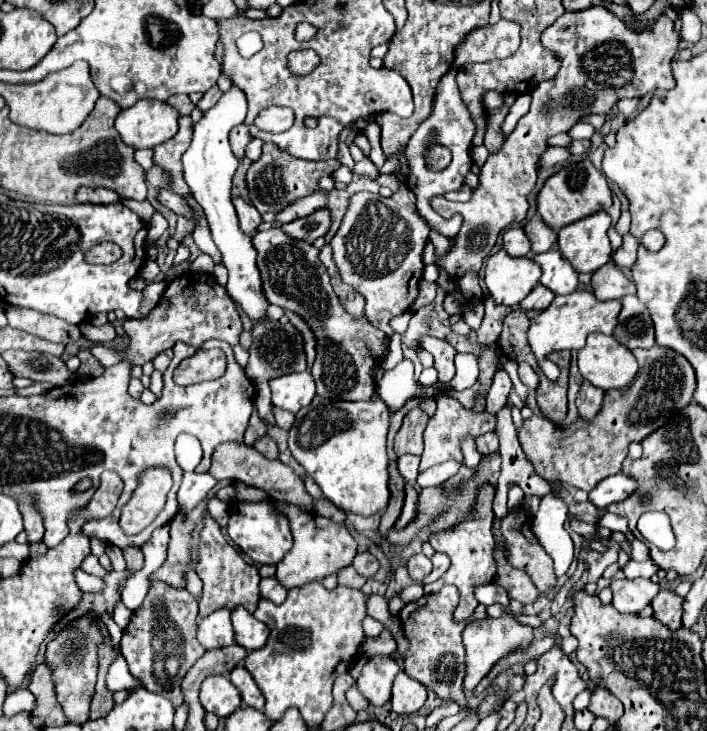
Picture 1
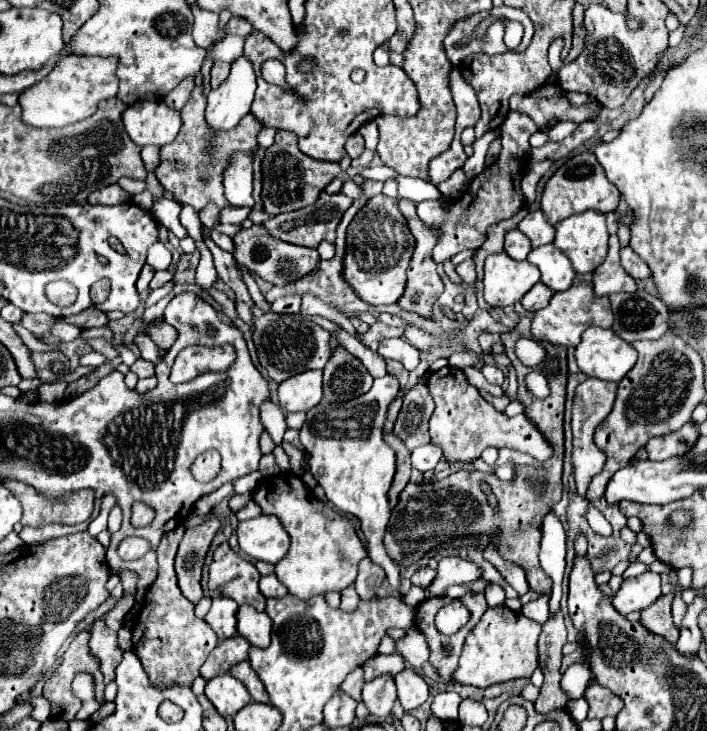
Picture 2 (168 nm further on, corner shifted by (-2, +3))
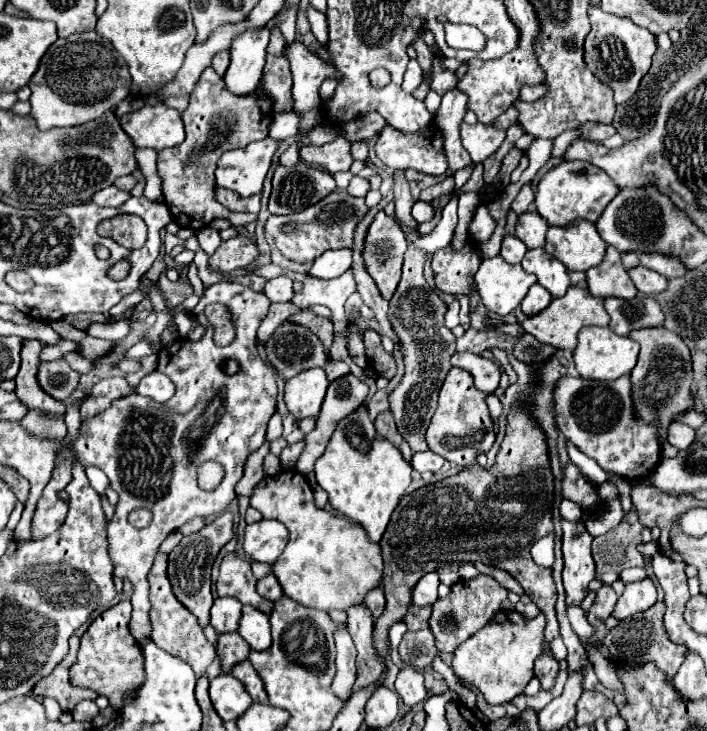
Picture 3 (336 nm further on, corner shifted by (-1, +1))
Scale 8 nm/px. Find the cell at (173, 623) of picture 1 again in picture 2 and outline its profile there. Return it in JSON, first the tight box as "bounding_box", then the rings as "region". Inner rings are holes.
{"bounding_box":[133,524,217,688],"region":[[[179,524],[175,530],[167,532],[161,538],[161,544],[157,548],[159,574],[157,574],[157,580],[147,590],[147,596],[145,596],[147,610],[135,618],[135,624],[139,628],[133,628],[133,650],[137,658],[141,660],[143,670],[147,672],[149,680],[159,688],[191,686],[193,680],[199,676],[201,664],[207,660],[209,652],[217,644],[217,636],[213,634],[209,624],[195,616],[193,612],[195,606],[181,594],[177,586],[173,562],[175,562],[177,546],[183,538],[183,532],[185,532],[185,526]],[[149,608],[153,610],[149,612]]]}

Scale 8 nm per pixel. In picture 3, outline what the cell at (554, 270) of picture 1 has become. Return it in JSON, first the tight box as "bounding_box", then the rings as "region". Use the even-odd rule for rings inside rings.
{"bounding_box":[522,248,570,298],"region":[[[544,248],[528,250],[522,258],[522,268],[534,274],[538,278],[538,284],[542,284],[554,298],[564,296],[570,286],[566,266],[558,262],[554,256],[550,256]]]}

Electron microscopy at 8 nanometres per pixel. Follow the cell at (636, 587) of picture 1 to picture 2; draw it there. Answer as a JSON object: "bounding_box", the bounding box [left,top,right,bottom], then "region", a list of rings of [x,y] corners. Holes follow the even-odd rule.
{"bounding_box":[613,572,661,616],"region":[[[645,572],[637,578],[623,580],[619,592],[613,596],[613,606],[619,614],[627,616],[633,610],[645,610],[659,596],[661,596],[661,578],[659,578],[659,574]]]}

